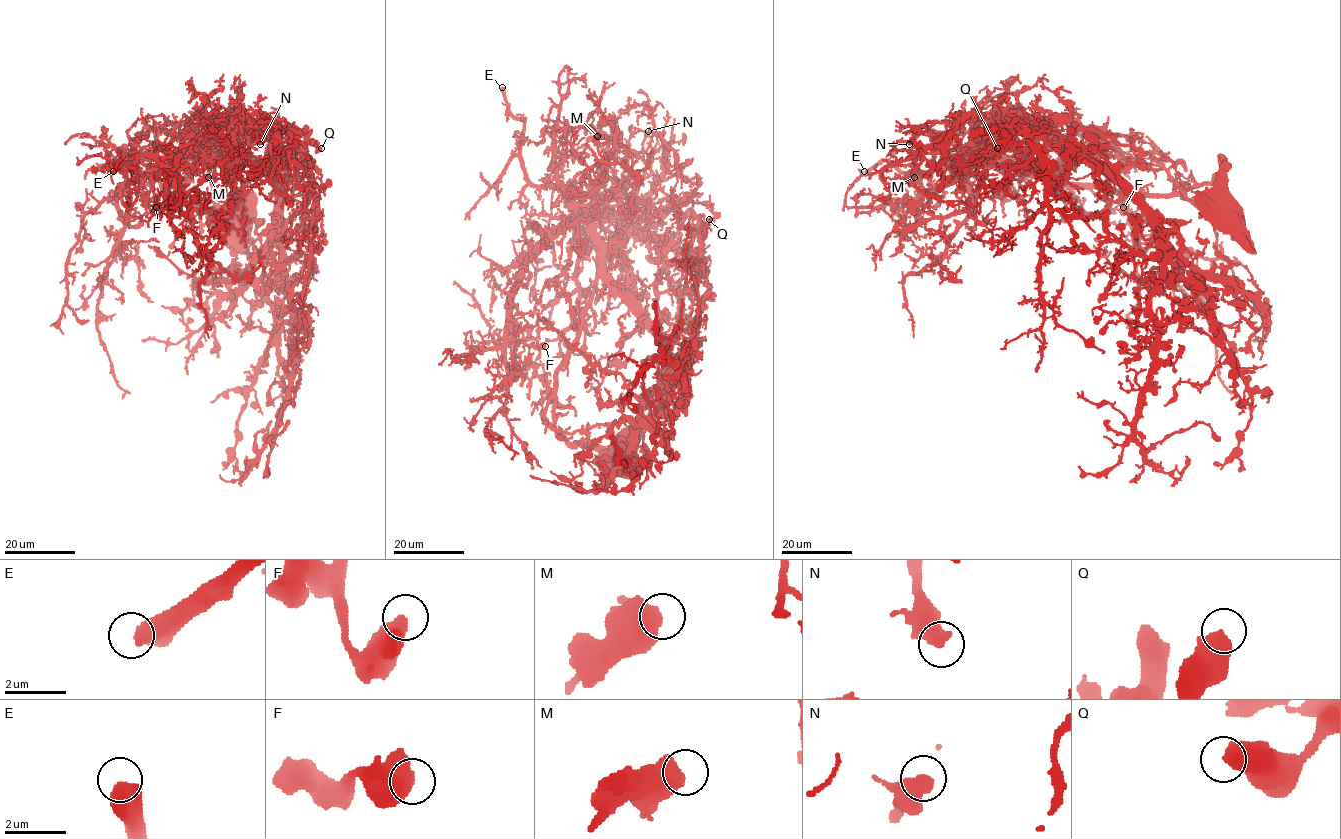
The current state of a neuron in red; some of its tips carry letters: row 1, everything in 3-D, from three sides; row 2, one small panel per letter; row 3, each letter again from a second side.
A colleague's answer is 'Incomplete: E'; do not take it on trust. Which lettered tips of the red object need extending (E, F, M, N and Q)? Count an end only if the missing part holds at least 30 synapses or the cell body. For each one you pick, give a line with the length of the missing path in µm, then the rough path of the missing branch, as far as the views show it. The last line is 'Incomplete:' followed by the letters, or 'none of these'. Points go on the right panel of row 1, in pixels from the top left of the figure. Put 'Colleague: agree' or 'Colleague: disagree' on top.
Colleague: agree
E: 25 µm | (864, 171), (845, 177), (830, 170), (809, 199)
Incomplete: E

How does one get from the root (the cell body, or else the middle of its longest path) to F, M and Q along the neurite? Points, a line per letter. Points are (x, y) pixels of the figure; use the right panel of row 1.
F: (1231, 217), (1224, 158), (1210, 183), (1140, 194), (1052, 134), (998, 143), (1038, 178), (1120, 190), (1123, 207)
M: (1231, 217), (1224, 158), (1222, 176), (1210, 183), (1140, 194), (1052, 134), (1003, 135), (929, 197), (914, 177)
Q: (1231, 217), (1224, 158), (1222, 176), (1210, 183), (1140, 194), (1023, 118), (1004, 129), (1008, 146), (997, 148)

